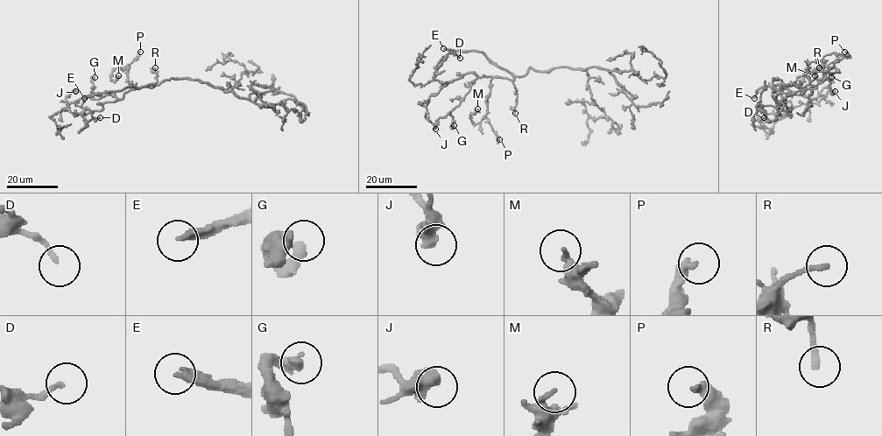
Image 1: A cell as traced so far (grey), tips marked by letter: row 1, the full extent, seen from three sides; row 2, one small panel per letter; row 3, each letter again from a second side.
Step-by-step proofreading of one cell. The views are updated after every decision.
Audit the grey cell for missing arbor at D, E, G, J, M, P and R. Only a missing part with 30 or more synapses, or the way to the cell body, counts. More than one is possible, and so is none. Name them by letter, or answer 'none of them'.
E, R

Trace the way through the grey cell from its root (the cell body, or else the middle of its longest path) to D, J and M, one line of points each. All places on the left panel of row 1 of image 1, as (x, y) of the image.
D: (179, 79), (130, 88), (121, 99), (104, 102), (101, 110), (74, 116), (80, 113), (87, 123), (100, 117)
J: (179, 79), (130, 88), (121, 99), (104, 102), (101, 110), (67, 105), (66, 98), (75, 91)
M: (179, 79), (165, 80), (153, 87), (132, 88), (126, 66), (112, 69), (110, 78), (115, 80), (118, 75)

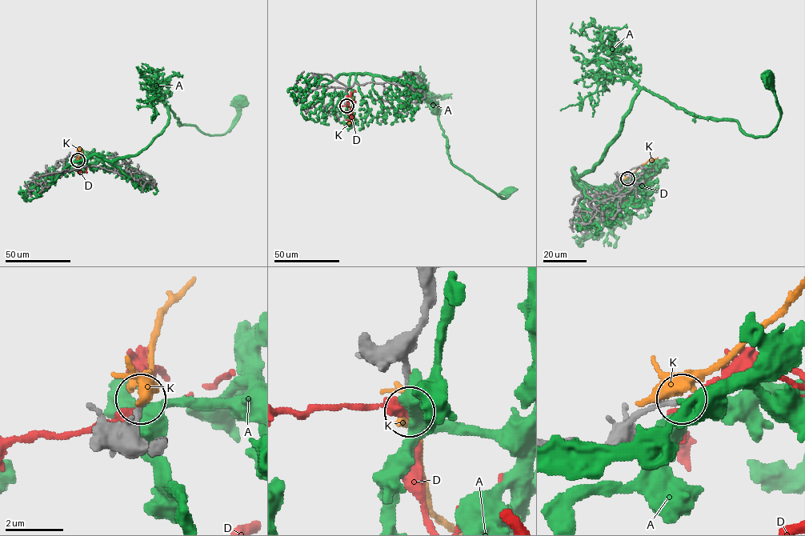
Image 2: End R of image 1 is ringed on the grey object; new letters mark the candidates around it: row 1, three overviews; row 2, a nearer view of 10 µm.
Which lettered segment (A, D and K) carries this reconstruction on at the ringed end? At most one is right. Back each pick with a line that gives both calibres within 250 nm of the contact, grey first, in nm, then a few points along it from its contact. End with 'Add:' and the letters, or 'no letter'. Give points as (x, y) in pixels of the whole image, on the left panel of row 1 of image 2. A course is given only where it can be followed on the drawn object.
Add: no letter

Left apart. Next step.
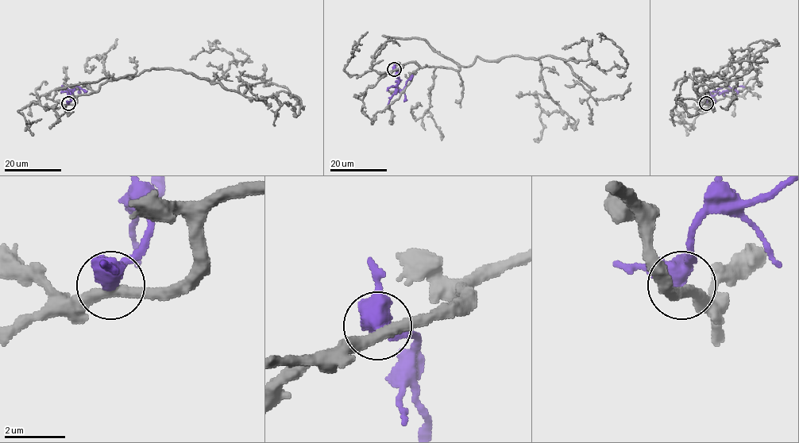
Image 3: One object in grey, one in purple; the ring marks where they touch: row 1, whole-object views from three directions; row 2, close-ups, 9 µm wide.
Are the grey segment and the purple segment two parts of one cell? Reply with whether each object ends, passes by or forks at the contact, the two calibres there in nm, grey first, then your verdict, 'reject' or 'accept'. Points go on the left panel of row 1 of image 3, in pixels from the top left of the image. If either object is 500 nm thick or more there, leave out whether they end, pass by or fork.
360/500 nm | reject

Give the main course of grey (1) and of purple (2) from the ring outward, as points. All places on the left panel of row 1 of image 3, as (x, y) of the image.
1: (67, 104), (108, 81), (174, 69), (264, 101), (279, 91), (296, 95), (298, 115), (284, 103), (275, 125)
2: (67, 104), (72, 89), (78, 86), (86, 91)

